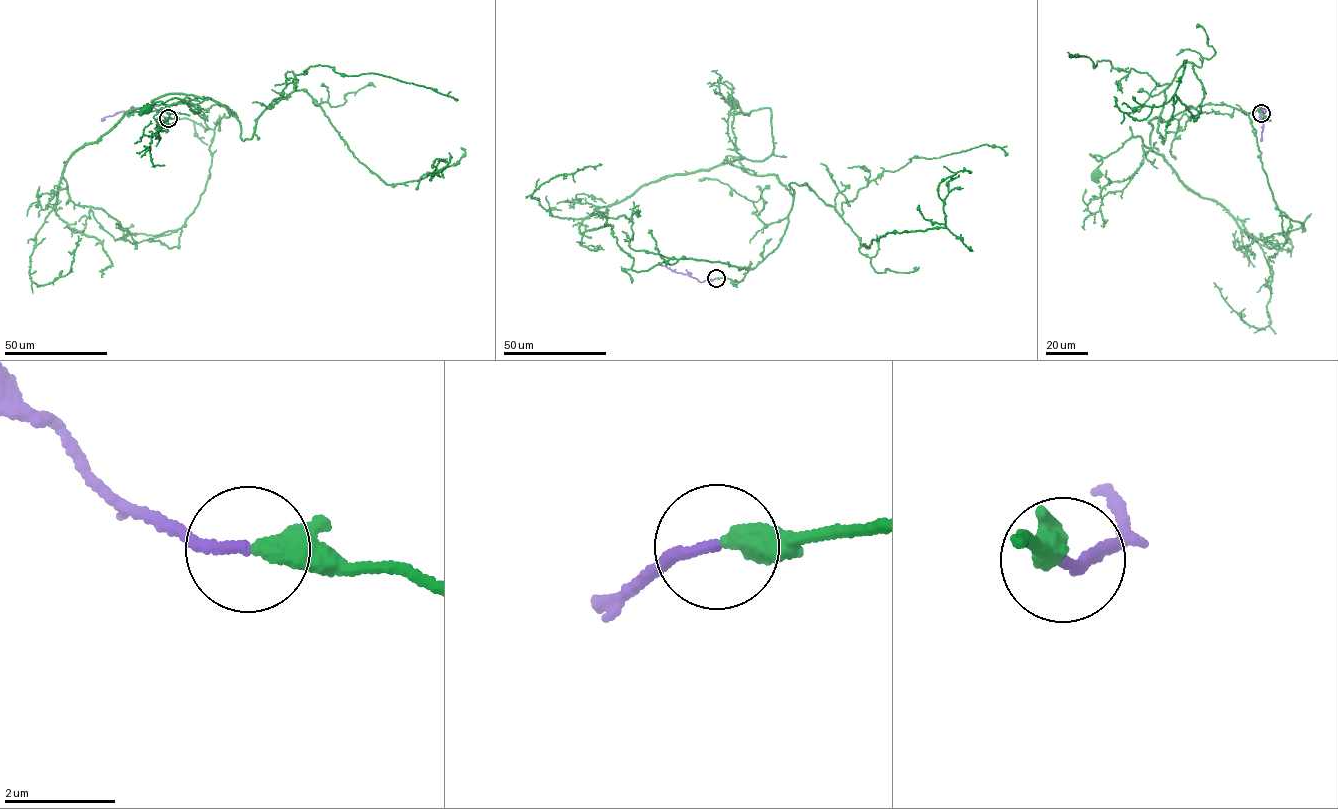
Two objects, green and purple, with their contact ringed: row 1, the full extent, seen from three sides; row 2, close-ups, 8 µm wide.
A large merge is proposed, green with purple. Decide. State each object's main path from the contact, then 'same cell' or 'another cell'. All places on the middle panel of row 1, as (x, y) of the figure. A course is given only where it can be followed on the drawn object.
course green (716, 278), (753, 268), (635, 250), (632, 222), (601, 214), (668, 176), (771, 156), (770, 109), (735, 103); course purple (716, 278), (700, 282), (658, 262); same cell

